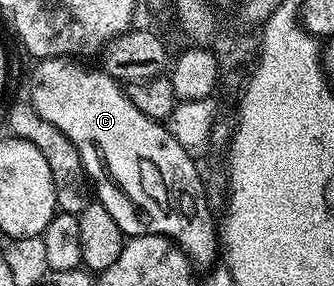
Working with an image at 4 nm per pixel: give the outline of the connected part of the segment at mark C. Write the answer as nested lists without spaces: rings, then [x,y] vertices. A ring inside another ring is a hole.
[[[45,57],[36,60],[34,64],[35,70],[31,73],[31,94],[29,94],[29,100],[31,106],[33,106],[37,111],[39,118],[41,118],[45,123],[53,123],[53,127],[60,129],[60,131],[67,136],[69,143],[74,147],[74,149],[77,148],[77,143],[79,143],[79,145],[83,145],[83,147],[87,147],[89,143],[93,143],[93,147],[95,147],[95,155],[97,155],[99,165],[101,165],[101,171],[103,171],[103,177],[105,177],[105,179],[107,179],[113,187],[117,187],[117,189],[125,189],[125,179],[123,178],[124,161],[125,164],[132,165],[131,173],[133,176],[139,177],[137,181],[140,186],[145,183],[150,183],[151,181],[161,181],[161,185],[155,185],[155,187],[159,187],[159,189],[163,187],[165,191],[167,191],[167,189],[171,189],[169,193],[146,193],[142,188],[138,190],[136,196],[137,199],[135,201],[135,209],[139,212],[140,223],[143,224],[143,226],[141,226],[142,232],[159,233],[162,237],[169,237],[175,242],[176,245],[179,246],[180,249],[183,250],[184,253],[187,254],[188,258],[190,258],[196,266],[207,264],[207,266],[210,266],[212,264],[210,261],[215,255],[215,245],[217,249],[217,223],[215,225],[210,215],[207,214],[207,197],[203,194],[203,181],[199,178],[198,167],[195,166],[195,163],[197,163],[196,158],[190,153],[187,153],[186,148],[176,139],[174,134],[171,133],[170,128],[168,128],[166,124],[150,118],[149,115],[142,114],[141,111],[138,110],[137,106],[130,101],[128,94],[125,92],[124,86],[120,84],[120,82],[114,81],[109,74],[104,73],[102,68],[95,67],[95,69],[86,69],[86,67],[83,66],[86,64],[80,63],[75,59],[68,59],[66,57]]]

